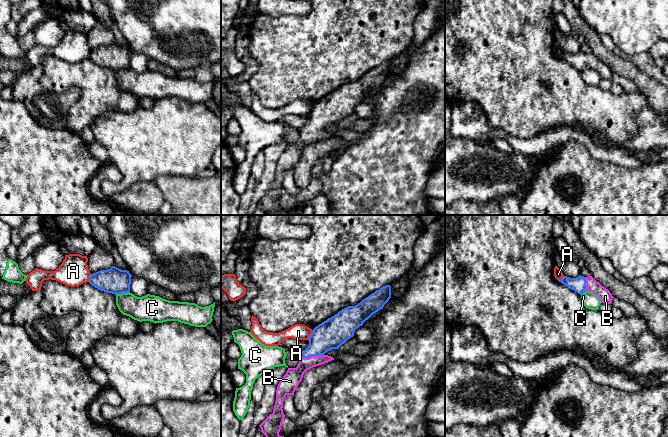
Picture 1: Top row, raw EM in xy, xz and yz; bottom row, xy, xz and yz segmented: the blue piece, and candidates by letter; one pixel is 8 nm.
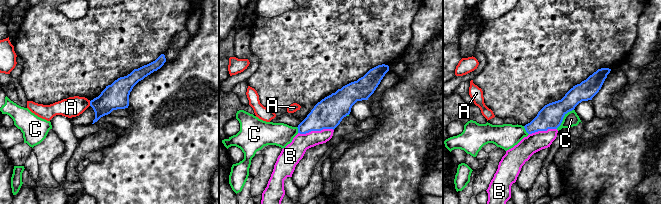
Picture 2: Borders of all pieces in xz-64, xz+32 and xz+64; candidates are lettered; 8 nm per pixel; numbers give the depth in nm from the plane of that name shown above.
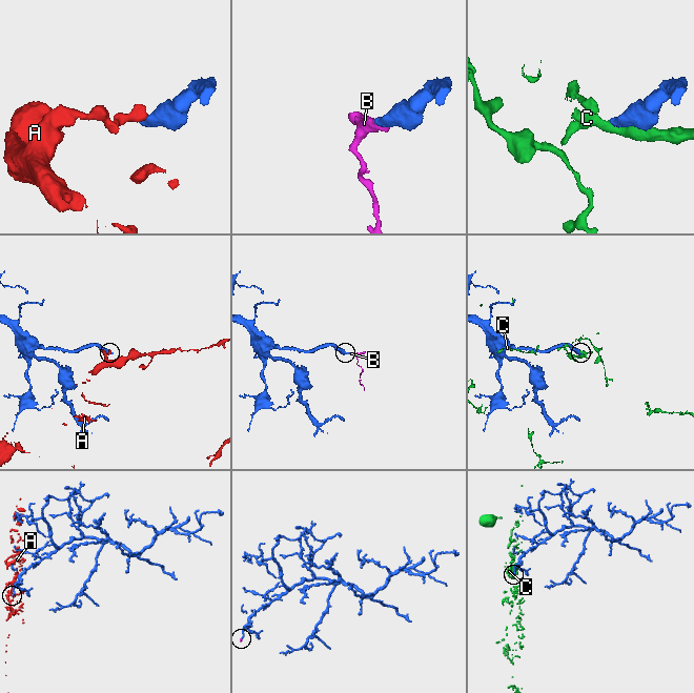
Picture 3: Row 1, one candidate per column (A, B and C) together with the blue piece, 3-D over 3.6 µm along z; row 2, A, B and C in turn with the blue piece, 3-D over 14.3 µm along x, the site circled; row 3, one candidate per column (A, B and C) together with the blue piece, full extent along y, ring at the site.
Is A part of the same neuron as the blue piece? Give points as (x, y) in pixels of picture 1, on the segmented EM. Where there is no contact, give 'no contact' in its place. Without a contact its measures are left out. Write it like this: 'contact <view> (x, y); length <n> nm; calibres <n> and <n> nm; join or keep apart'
contact xz (311, 335); length 90 nm; calibres 240 and 130 nm; keep apart

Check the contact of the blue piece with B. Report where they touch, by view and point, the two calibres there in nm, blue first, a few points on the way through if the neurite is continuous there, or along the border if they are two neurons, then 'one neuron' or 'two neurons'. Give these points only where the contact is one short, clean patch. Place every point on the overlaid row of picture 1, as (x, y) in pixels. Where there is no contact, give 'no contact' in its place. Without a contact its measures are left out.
xz (311, 355) | 240/140 nm | across xz (331, 334), (311, 355), (292, 378) | one neuron

